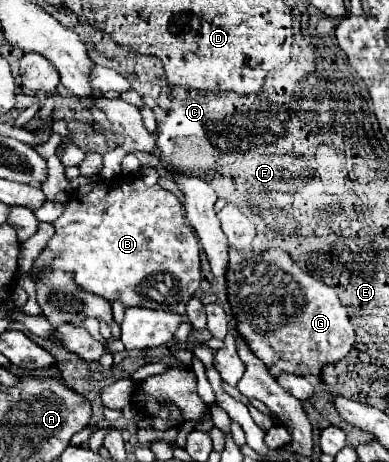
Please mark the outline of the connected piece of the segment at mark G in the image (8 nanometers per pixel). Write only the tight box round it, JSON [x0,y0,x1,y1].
[227,248,355,376]

